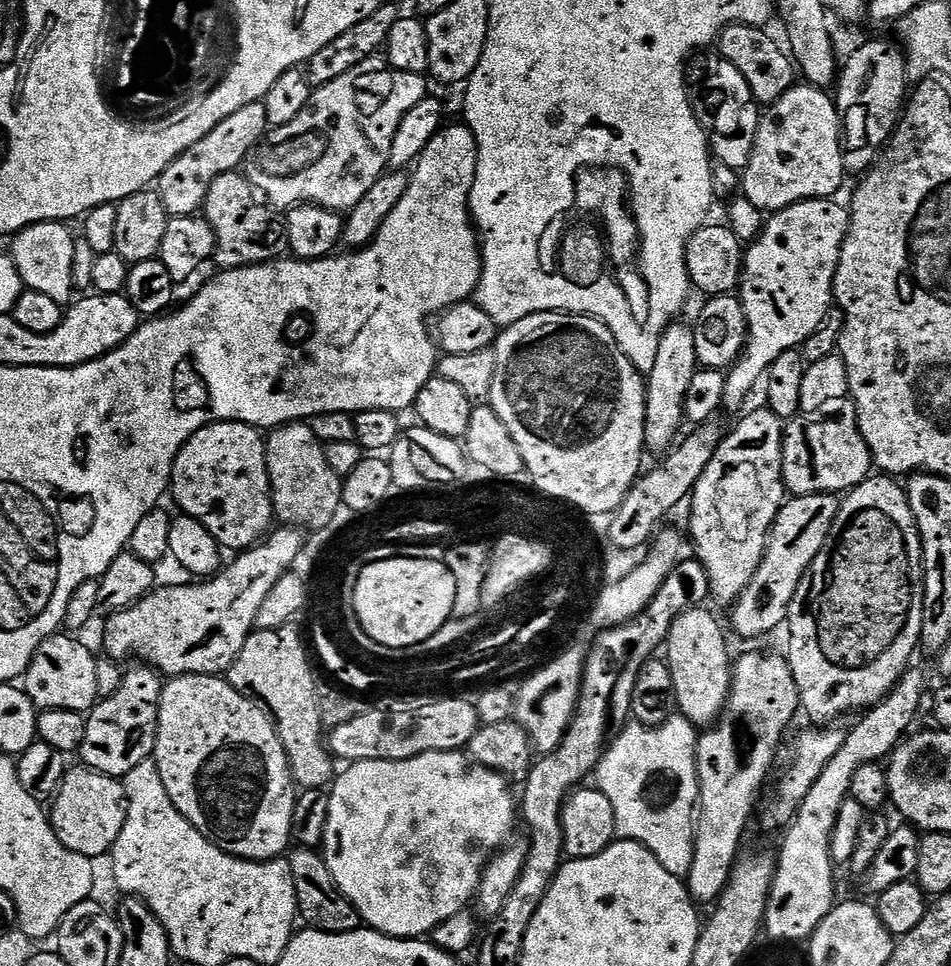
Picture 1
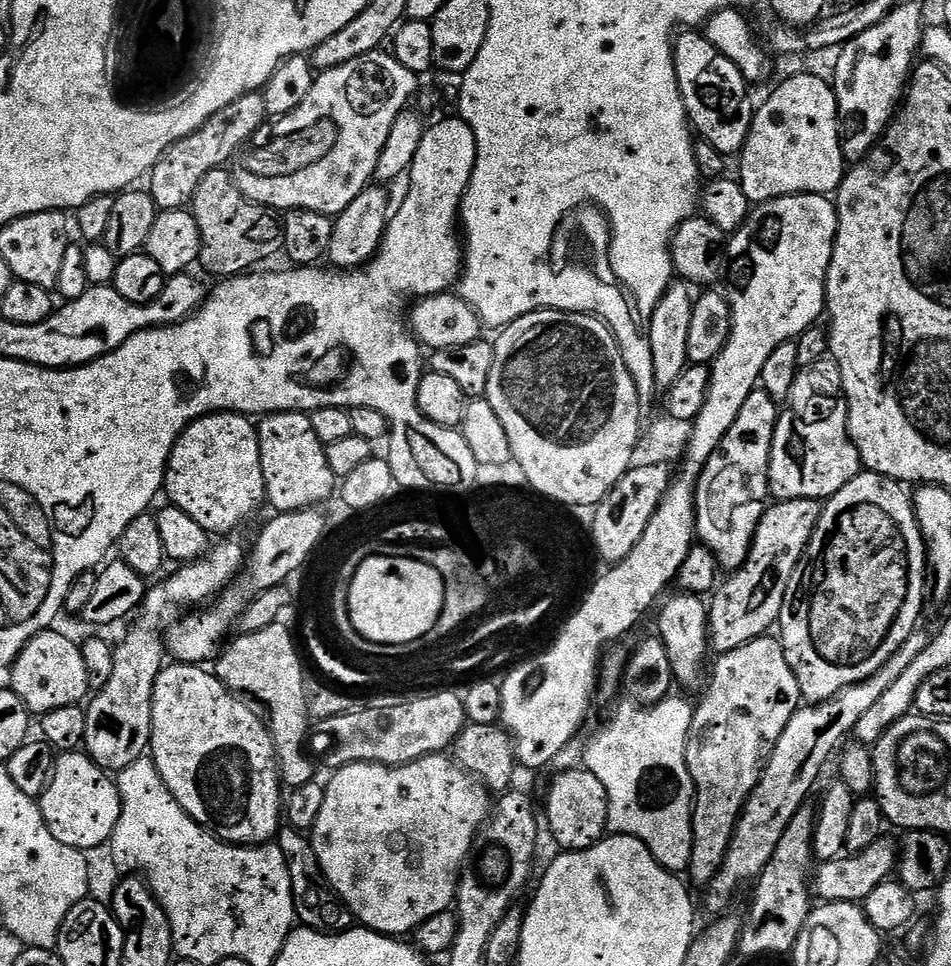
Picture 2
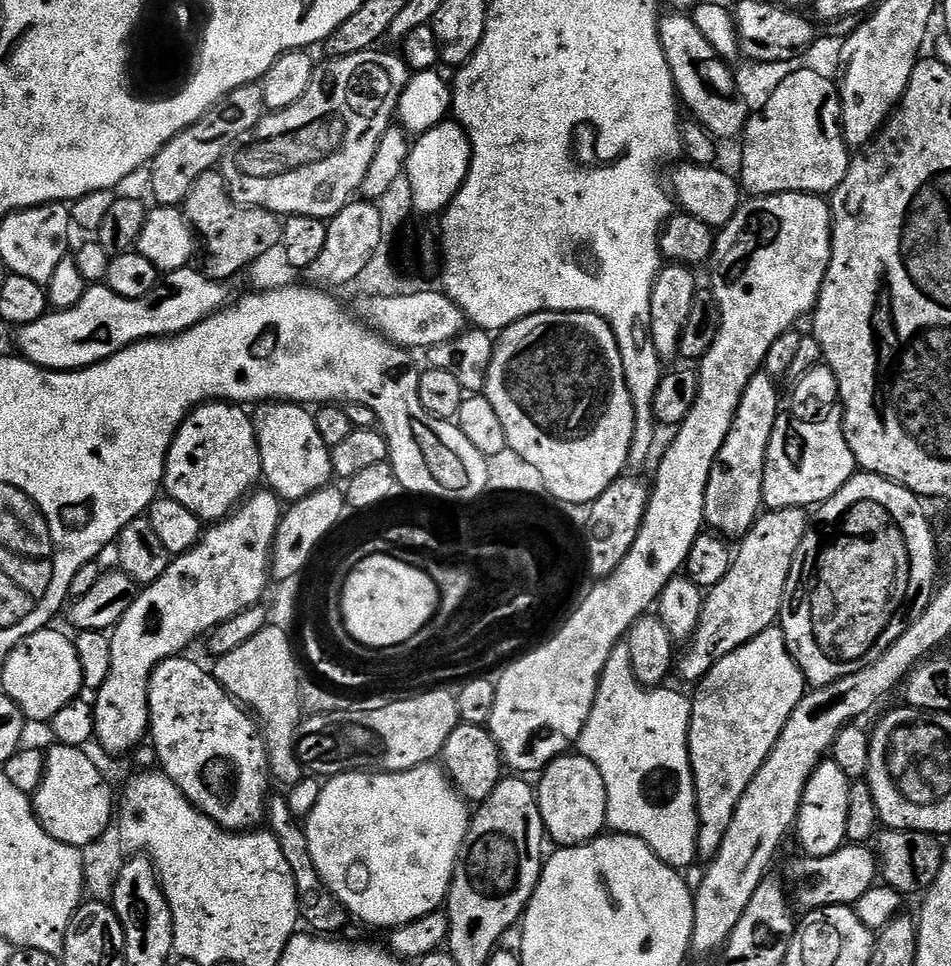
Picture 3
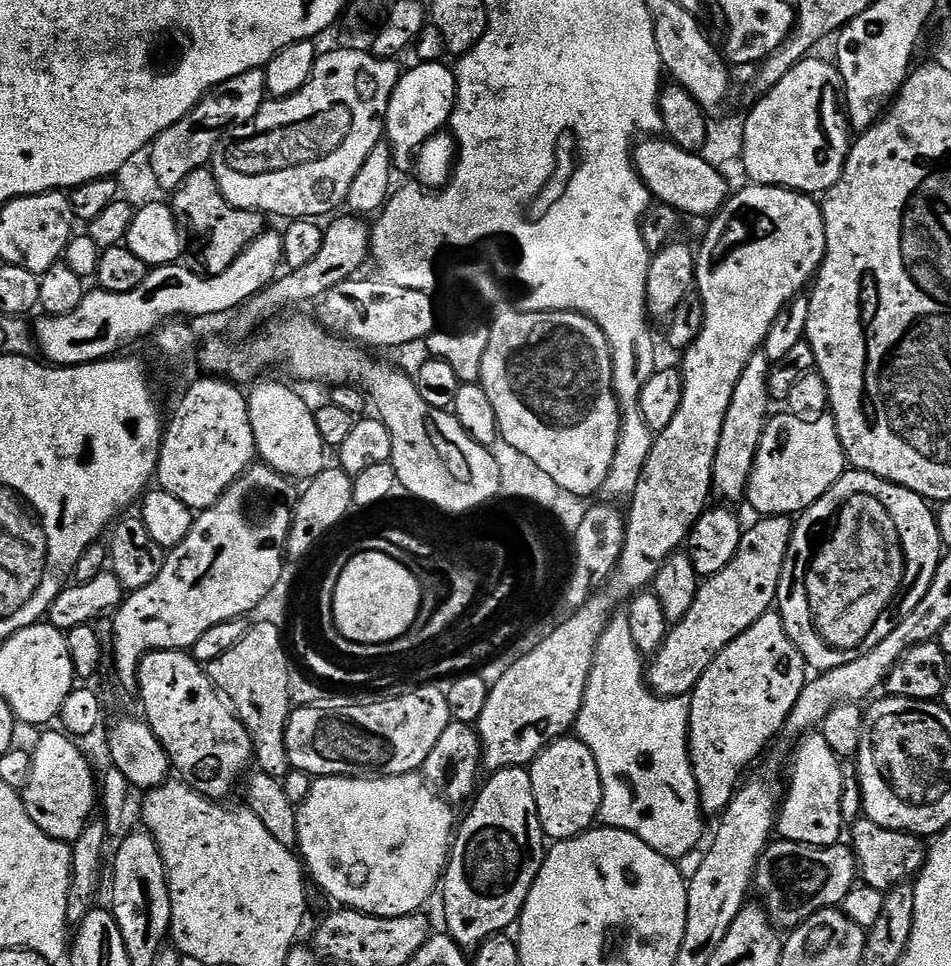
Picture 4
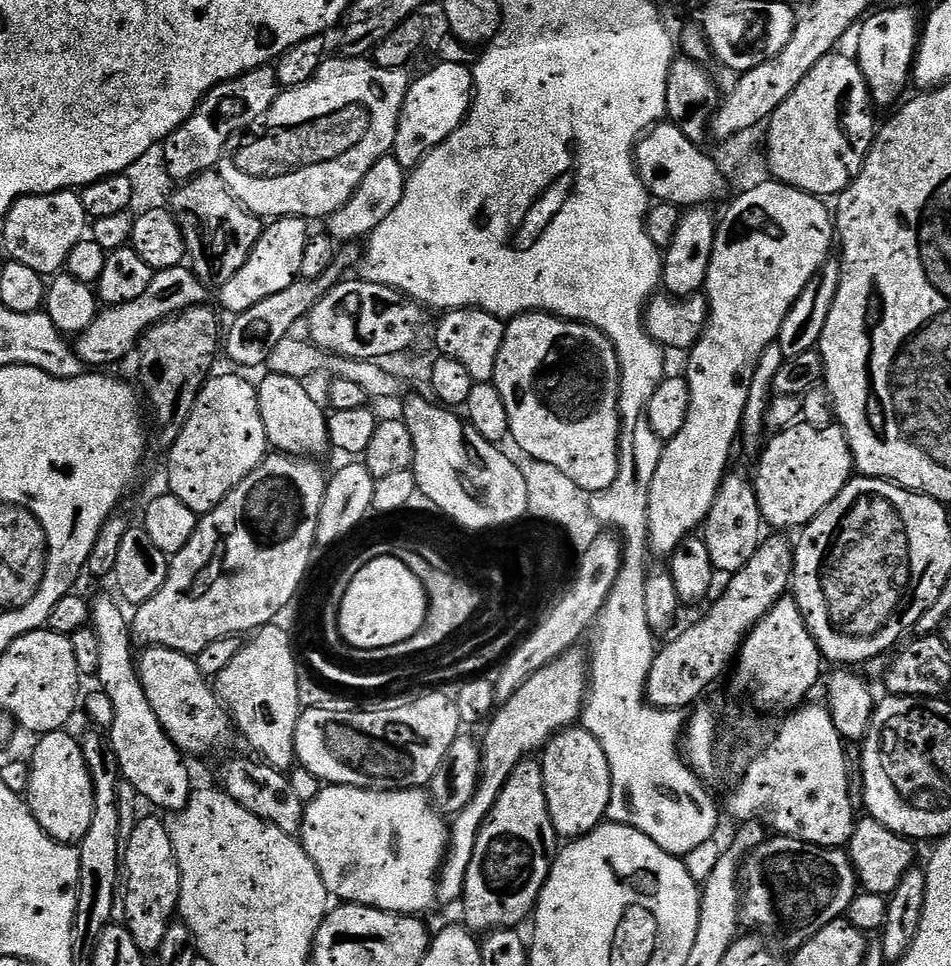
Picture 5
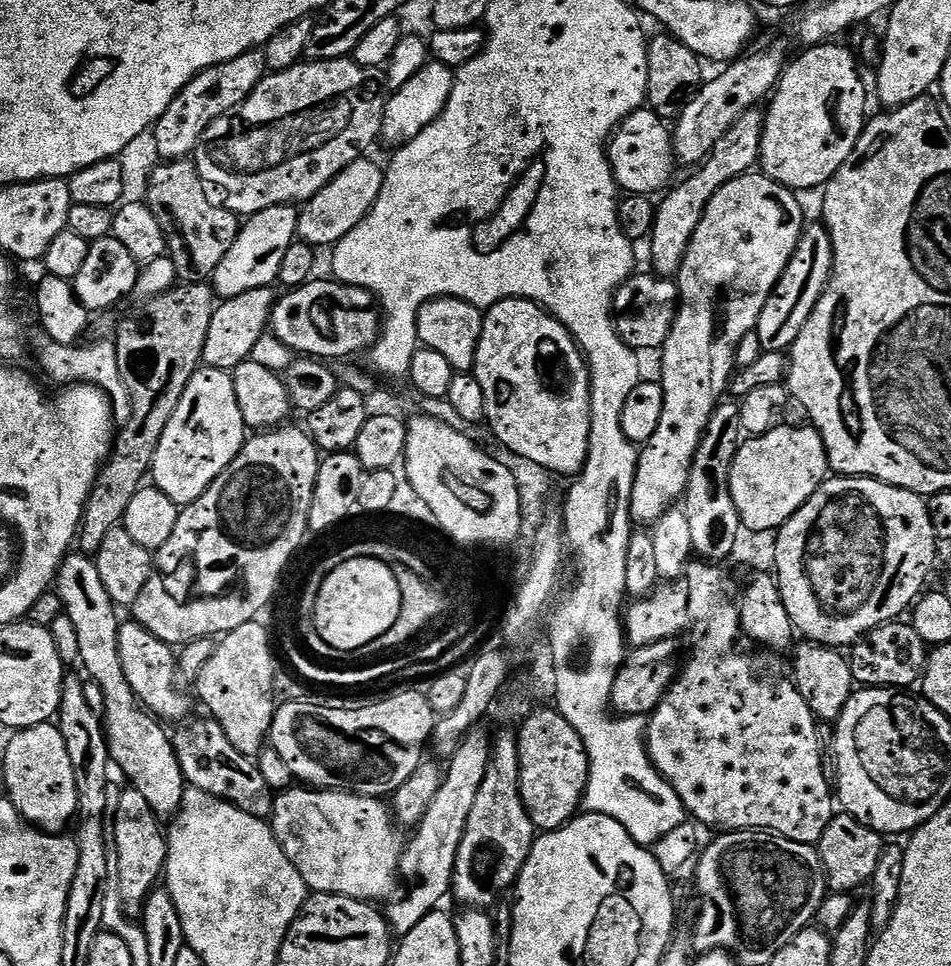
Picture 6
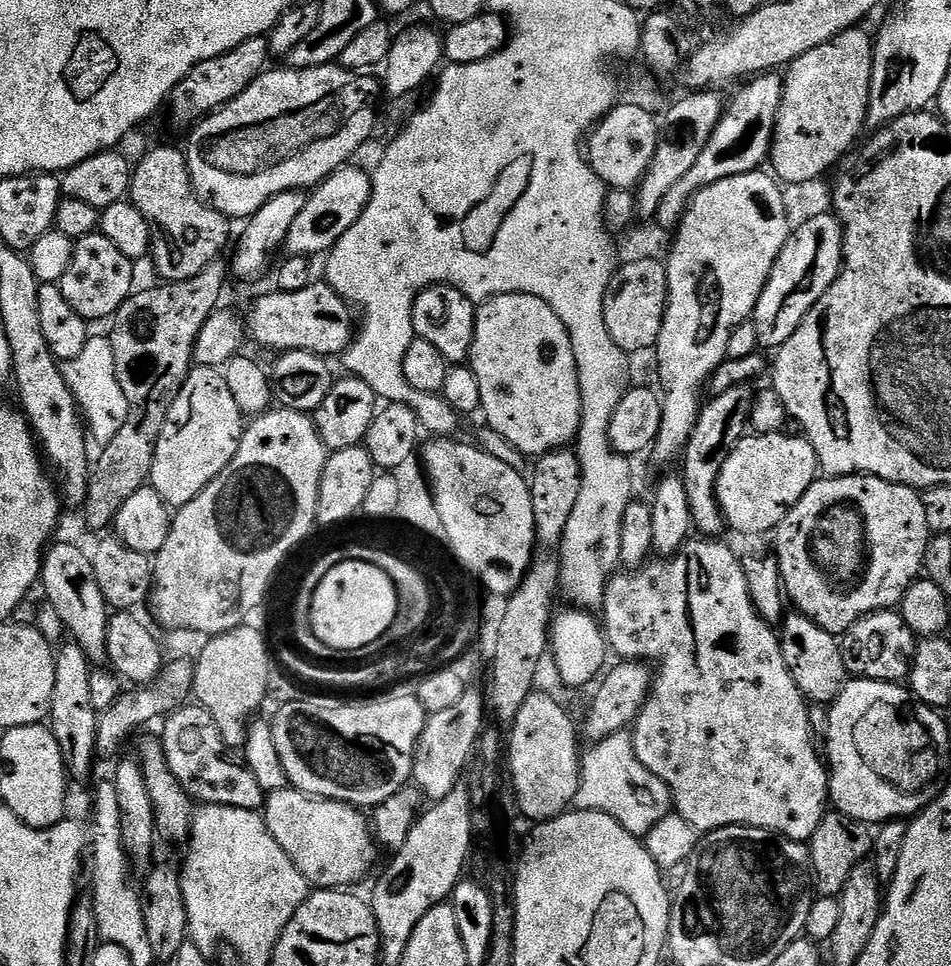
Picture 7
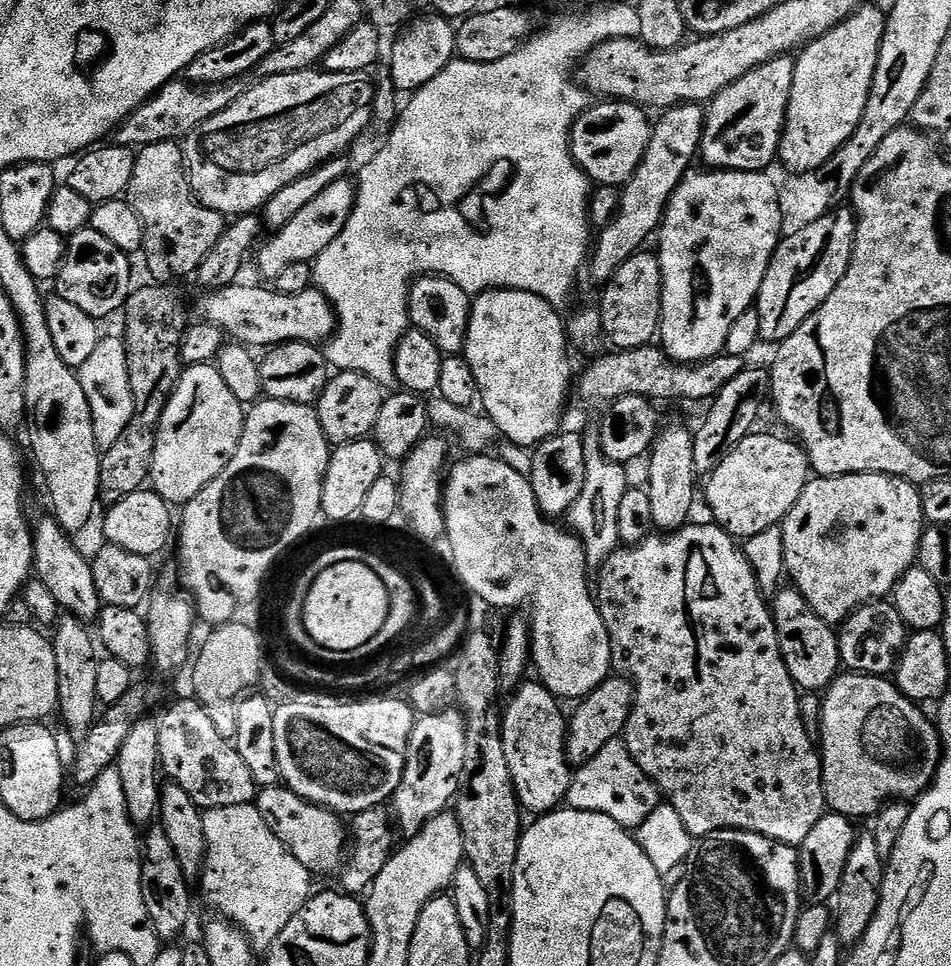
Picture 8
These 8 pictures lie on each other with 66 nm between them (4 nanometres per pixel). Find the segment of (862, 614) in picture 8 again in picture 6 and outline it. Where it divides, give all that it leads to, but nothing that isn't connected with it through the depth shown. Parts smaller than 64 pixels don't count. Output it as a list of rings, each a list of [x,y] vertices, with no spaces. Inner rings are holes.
[[[893,622],[873,628],[863,640],[851,649],[852,679],[860,686],[912,690],[921,683],[928,666],[930,645],[908,622]]]

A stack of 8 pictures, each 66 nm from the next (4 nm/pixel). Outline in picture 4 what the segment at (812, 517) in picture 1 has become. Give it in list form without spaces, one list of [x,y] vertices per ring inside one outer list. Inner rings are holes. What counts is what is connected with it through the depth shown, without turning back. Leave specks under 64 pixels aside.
[[[766,516],[757,521],[752,529],[743,533],[730,564],[697,587],[694,606],[671,625],[664,644],[651,657],[652,665],[649,663],[646,668],[646,683],[656,695],[688,696],[716,655],[740,633],[754,626],[758,618],[773,611],[794,524],[786,516]]]

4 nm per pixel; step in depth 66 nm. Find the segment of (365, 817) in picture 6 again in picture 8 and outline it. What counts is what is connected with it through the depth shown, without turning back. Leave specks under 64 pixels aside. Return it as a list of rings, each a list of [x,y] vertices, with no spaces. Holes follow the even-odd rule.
[[[283,786],[260,788],[254,803],[262,818],[266,818],[266,826],[274,830],[276,837],[288,847],[294,858],[298,858],[298,862],[302,862],[302,866],[306,866],[308,872],[335,873],[341,867],[346,856],[346,844],[344,848],[346,828],[345,825],[344,828],[340,825],[341,817],[337,813],[329,812],[319,804],[303,800],[301,796]]]

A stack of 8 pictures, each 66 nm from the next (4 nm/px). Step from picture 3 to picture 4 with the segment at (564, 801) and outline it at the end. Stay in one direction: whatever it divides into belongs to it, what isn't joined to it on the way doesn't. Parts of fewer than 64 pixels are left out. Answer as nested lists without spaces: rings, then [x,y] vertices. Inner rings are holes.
[[[561,738],[530,765],[538,818],[549,841],[572,840],[597,823],[604,791],[594,754],[579,738]]]

